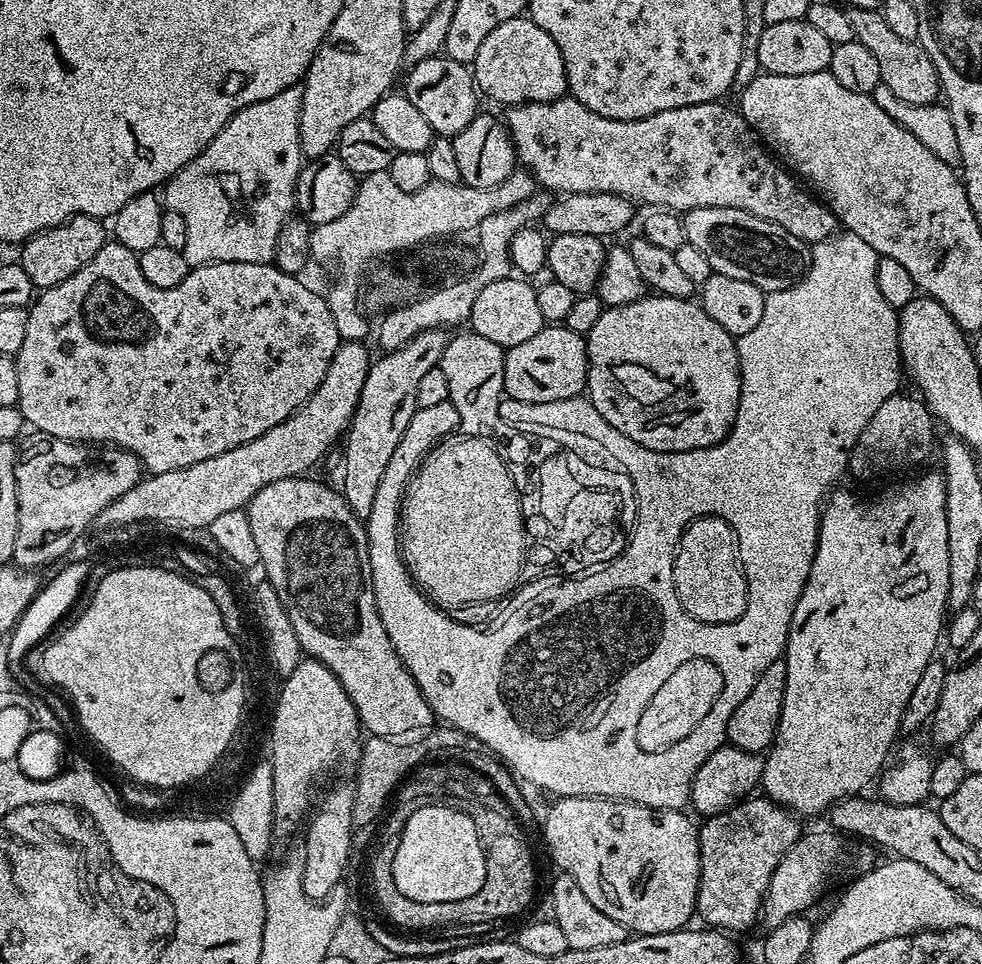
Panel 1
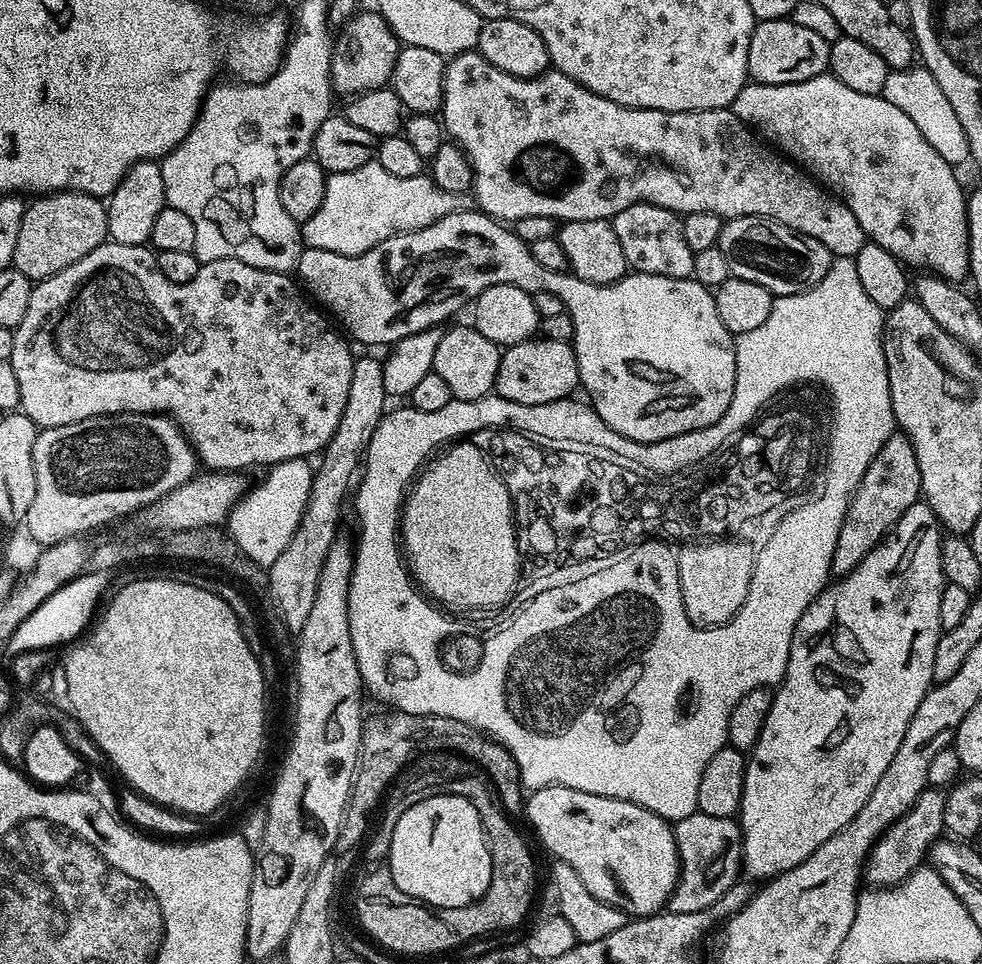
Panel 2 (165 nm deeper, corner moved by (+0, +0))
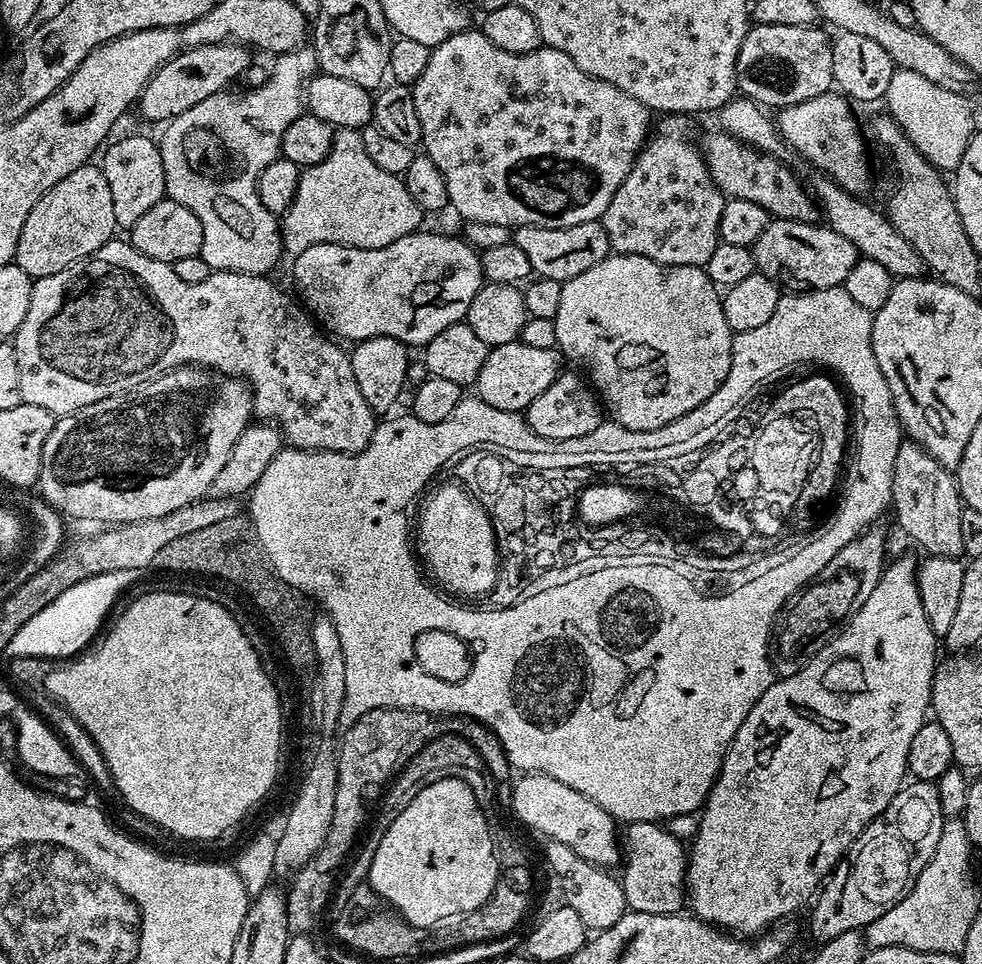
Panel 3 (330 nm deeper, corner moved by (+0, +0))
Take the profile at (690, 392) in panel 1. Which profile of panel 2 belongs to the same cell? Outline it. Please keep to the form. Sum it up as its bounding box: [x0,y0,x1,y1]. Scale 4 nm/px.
[295,210,736,444]

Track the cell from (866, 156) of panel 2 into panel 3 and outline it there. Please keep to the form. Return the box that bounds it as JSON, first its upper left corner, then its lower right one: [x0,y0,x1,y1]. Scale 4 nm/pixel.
[775,90,872,197]

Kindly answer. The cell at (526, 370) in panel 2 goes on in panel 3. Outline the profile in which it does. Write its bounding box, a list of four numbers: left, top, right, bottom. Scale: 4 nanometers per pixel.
[474,339,562,414]

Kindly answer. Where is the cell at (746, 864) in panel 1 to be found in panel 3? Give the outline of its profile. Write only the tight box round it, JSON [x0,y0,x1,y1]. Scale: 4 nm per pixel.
[618,820,686,916]

